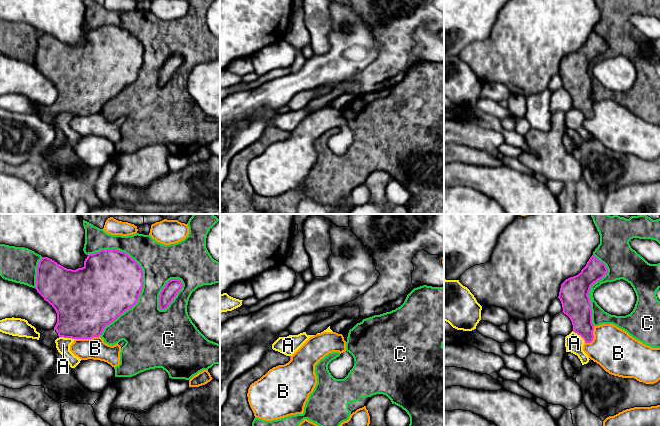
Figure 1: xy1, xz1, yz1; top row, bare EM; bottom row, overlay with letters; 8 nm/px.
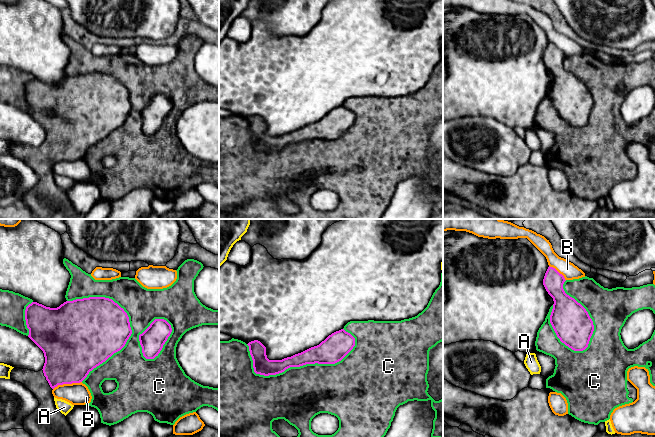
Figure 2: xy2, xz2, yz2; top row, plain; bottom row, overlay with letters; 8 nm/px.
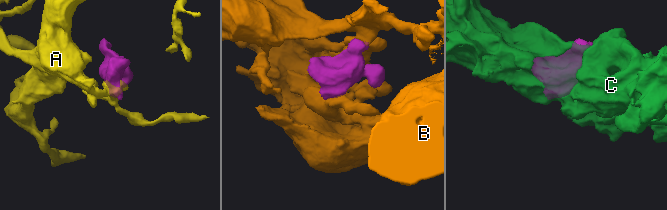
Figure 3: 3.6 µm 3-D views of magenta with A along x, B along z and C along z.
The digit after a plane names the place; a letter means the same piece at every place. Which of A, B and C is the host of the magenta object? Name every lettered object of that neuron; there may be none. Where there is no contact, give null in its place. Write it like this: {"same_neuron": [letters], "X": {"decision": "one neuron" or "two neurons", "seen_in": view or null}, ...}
{"same_neuron": ["B"], "A": {"decision": "two neurons", "seen_in": "xy1"}, "B": {"decision": "one neuron", "seen_in": "xy2"}, "C": {"decision": "two neurons", "seen_in": "xz2"}}

